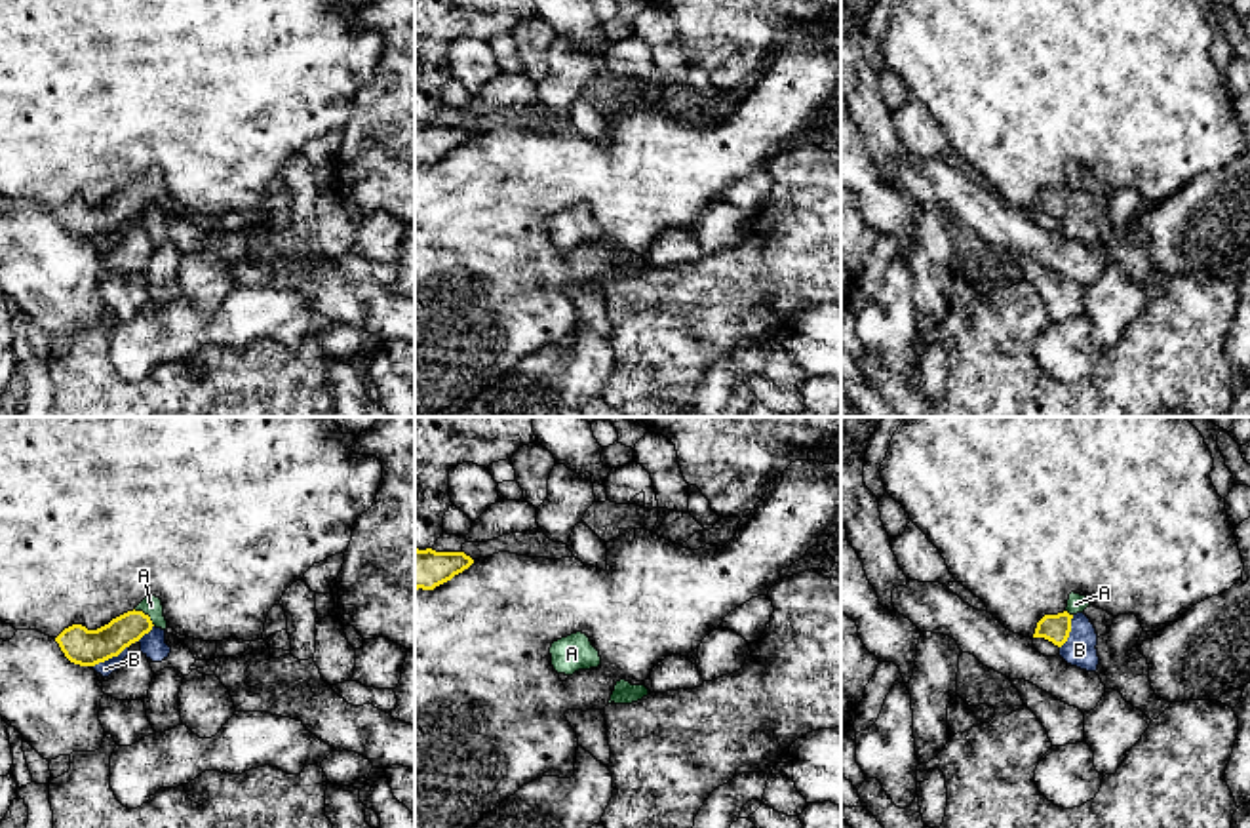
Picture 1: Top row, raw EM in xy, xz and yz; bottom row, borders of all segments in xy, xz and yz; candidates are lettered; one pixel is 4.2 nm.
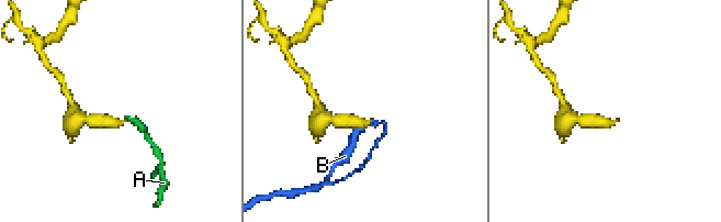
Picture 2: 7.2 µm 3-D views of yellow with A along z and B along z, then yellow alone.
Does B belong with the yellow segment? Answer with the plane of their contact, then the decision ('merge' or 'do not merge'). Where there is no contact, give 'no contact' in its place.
meets yellow in xy; do not merge

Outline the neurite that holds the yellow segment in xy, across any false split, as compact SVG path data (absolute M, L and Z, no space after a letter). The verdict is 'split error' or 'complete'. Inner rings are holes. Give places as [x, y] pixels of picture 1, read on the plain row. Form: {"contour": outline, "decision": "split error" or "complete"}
{"contour": "M145 171L133 185L127 185L108 198L88 204L82 198L65 202L55 215L65 230L80 240L95 240L118 230L126 221L139 215L152 202L167 202L162 173Z", "decision": "split error"}

